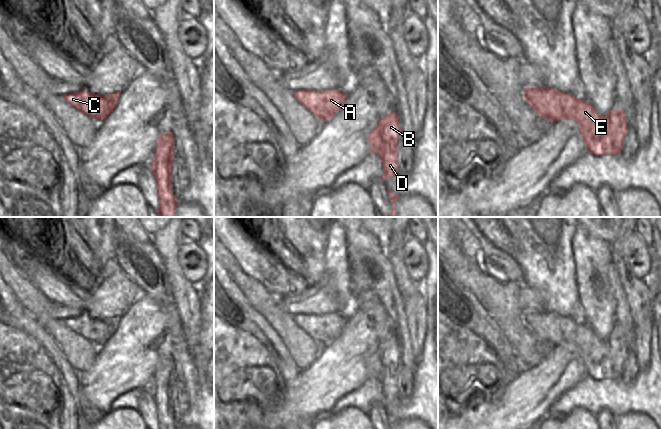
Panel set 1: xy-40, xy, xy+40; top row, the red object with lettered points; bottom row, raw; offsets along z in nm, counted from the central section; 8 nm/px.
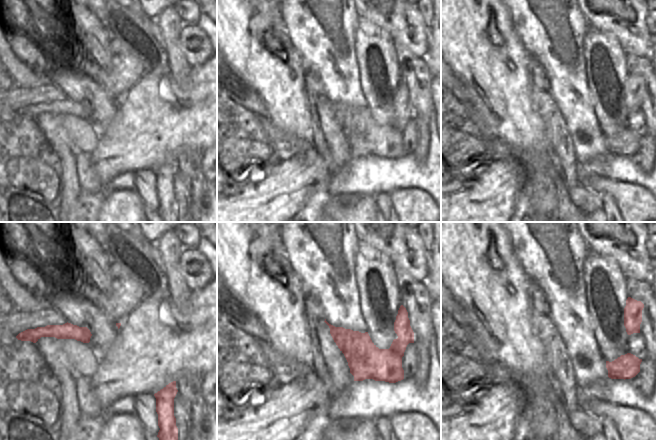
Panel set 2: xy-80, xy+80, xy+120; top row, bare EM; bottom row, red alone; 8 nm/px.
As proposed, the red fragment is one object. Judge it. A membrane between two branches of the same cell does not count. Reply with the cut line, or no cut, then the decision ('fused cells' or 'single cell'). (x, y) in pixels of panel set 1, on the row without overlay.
cut xy+40 (604, 340), (610, 347), (609, 358), (612, 365), (619, 369); fused cells

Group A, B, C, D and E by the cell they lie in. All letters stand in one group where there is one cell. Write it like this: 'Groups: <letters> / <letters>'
Groups: A C E / B D

